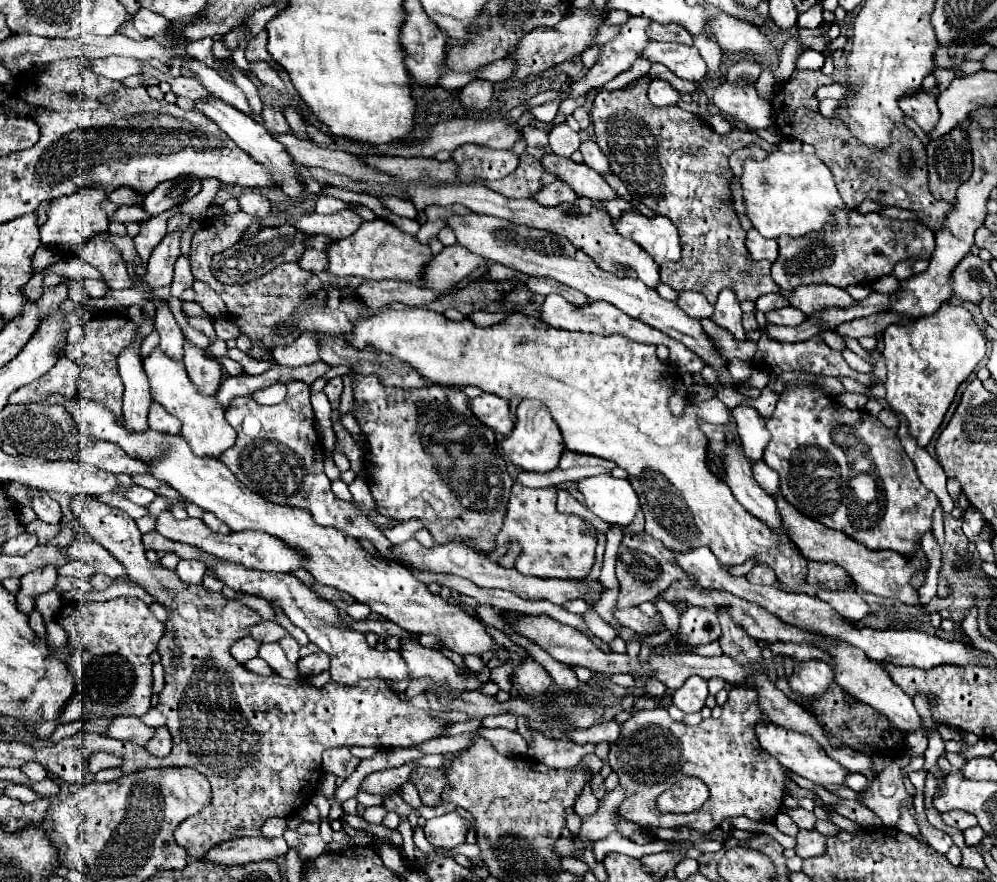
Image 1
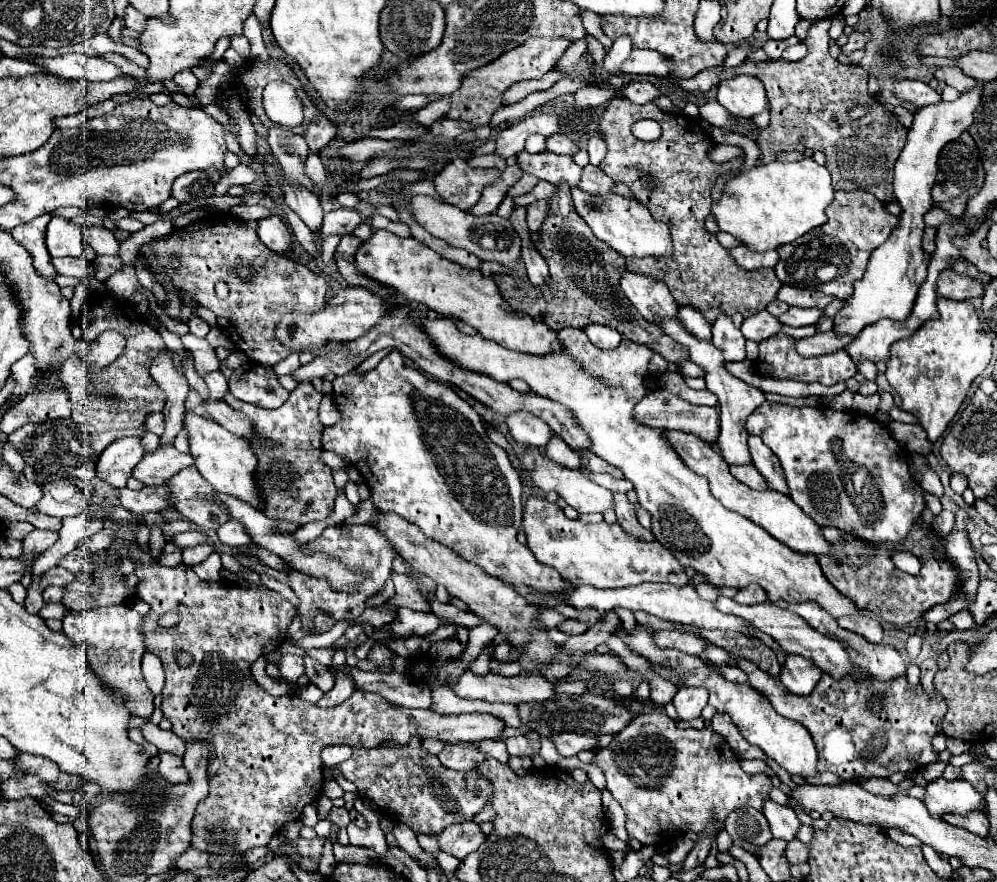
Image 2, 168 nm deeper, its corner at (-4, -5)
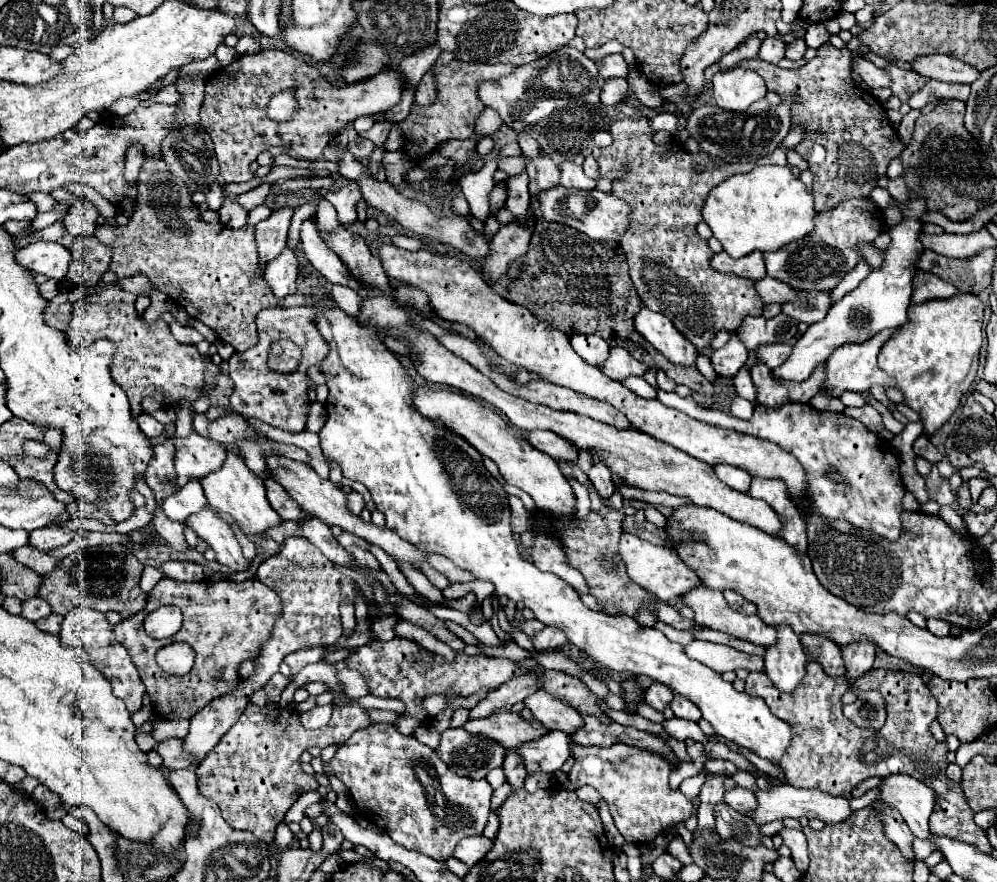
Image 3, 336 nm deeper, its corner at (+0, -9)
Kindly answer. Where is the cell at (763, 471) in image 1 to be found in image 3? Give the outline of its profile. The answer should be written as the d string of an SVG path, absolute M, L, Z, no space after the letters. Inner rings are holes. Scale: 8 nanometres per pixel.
M715 465L715 475L731 489L747 493L749 485L751 485L751 475L747 475L747 471L733 467L733 465Z

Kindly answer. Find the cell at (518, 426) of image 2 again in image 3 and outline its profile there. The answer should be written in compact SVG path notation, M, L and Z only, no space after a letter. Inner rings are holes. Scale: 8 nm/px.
M537 429L537 431L531 431L527 439L533 447L541 449L555 461L577 461L577 447L571 441L559 437L557 433Z

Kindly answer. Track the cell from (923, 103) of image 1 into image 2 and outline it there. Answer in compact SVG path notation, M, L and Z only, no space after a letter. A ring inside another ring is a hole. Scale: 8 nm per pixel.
M901 79L895 83L895 95L901 101L907 101L911 105L915 105L917 109L931 105L935 101L941 99L941 95L937 91L933 91L927 83L923 81L911 81L911 79Z

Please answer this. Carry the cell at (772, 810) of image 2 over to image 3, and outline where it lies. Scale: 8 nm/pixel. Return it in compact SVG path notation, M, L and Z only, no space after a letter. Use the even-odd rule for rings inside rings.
M743 787L727 789L725 795L723 795L723 801L727 805L731 805L739 813L749 813L749 811L755 809L755 795L753 795L753 791L743 789Z

